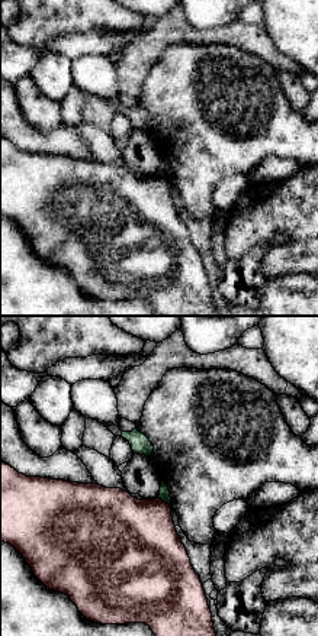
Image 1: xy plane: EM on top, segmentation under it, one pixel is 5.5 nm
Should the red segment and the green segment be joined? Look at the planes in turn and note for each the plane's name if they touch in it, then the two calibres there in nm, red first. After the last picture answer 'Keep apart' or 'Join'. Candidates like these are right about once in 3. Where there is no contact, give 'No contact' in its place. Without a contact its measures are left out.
Touches red in xy. Thickness 440 nm (red) against 60 nm

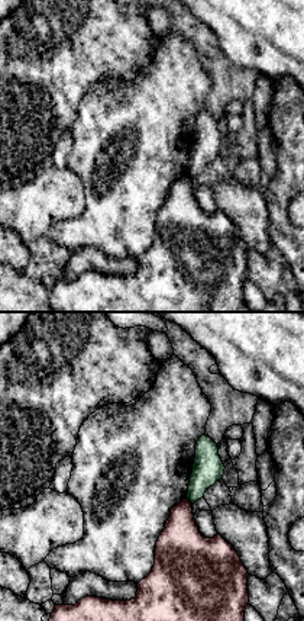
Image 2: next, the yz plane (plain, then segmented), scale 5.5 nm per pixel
Touches red in yz. Thickness 260 nm (red) against 170 nm

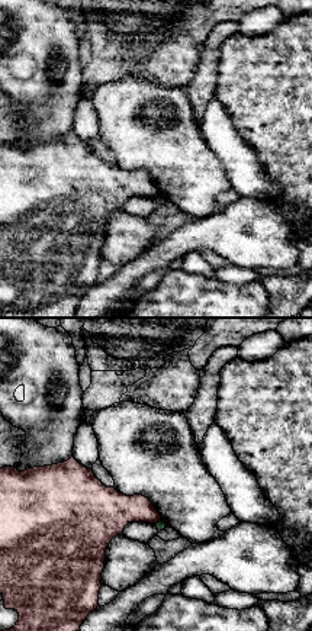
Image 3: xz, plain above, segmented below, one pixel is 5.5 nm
Touches red in xz. Thickness 220 nm (red) against 50 nm

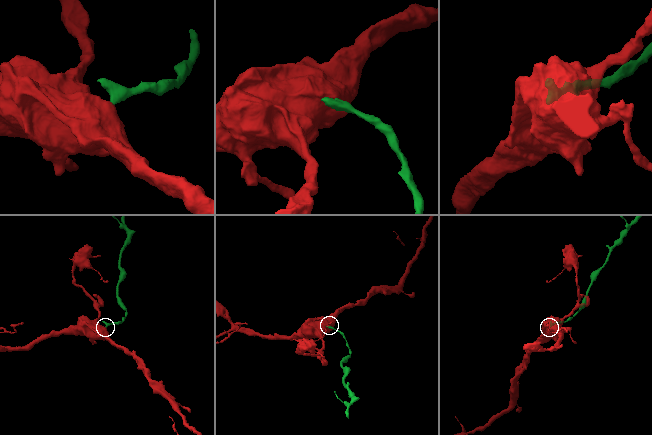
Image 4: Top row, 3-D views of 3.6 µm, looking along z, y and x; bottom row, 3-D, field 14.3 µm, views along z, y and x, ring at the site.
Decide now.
Keep apart

